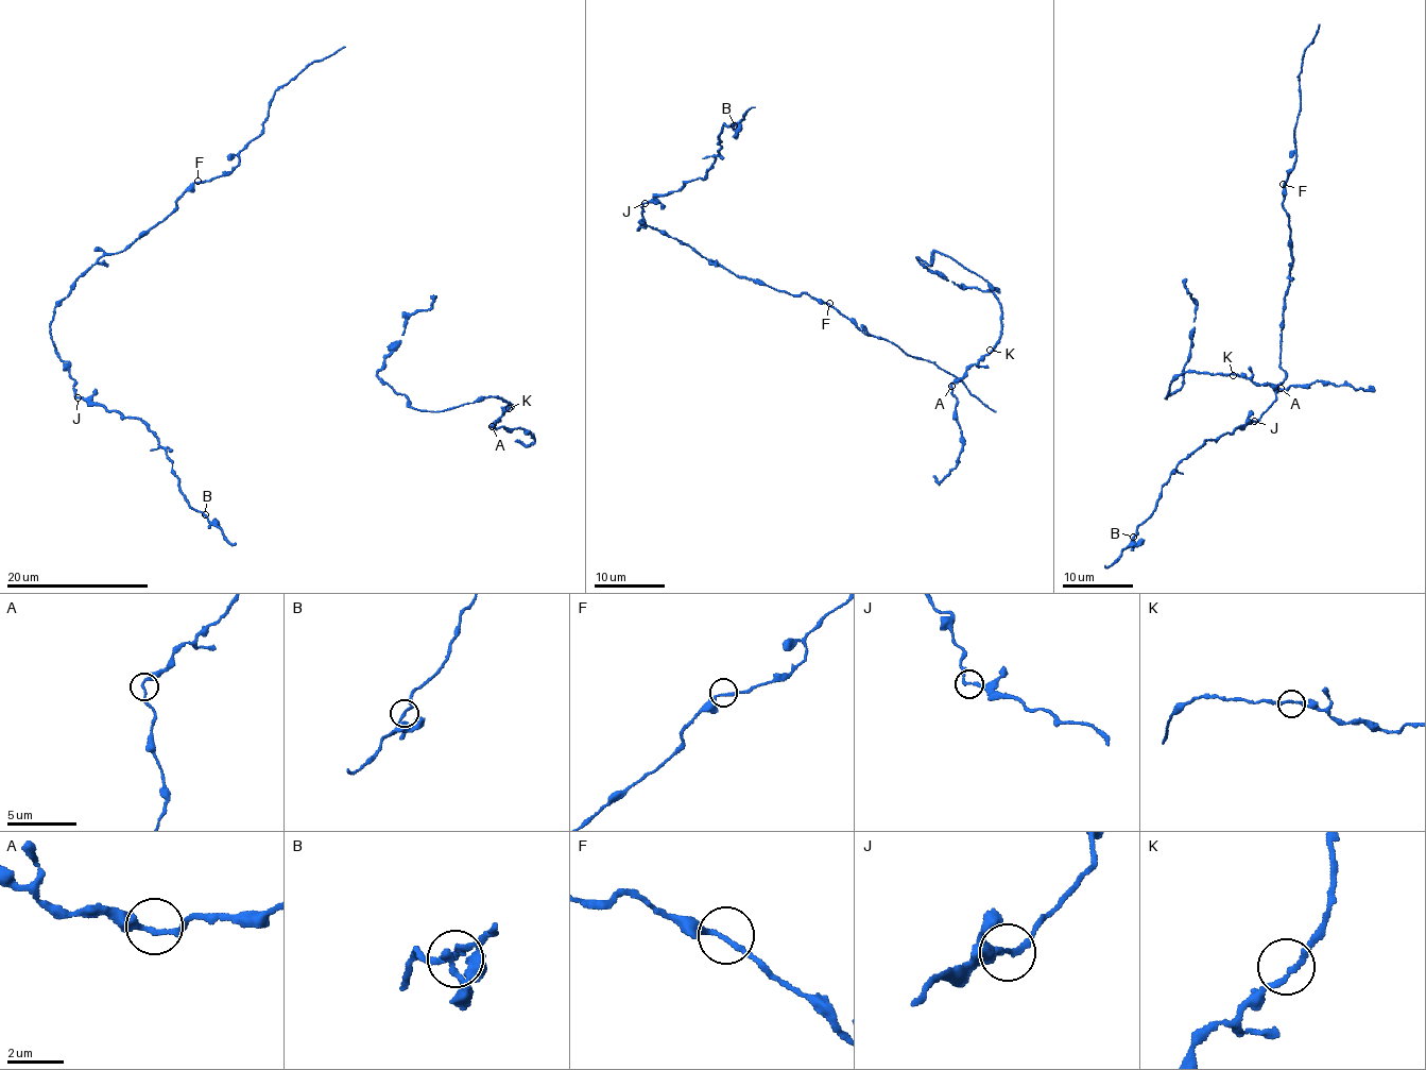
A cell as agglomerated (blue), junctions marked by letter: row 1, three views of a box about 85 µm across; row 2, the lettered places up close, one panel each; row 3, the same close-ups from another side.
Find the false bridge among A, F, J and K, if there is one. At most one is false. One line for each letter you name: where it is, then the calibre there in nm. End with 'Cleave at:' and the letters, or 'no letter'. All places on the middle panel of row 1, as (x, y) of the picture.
Cleave at: no letter

